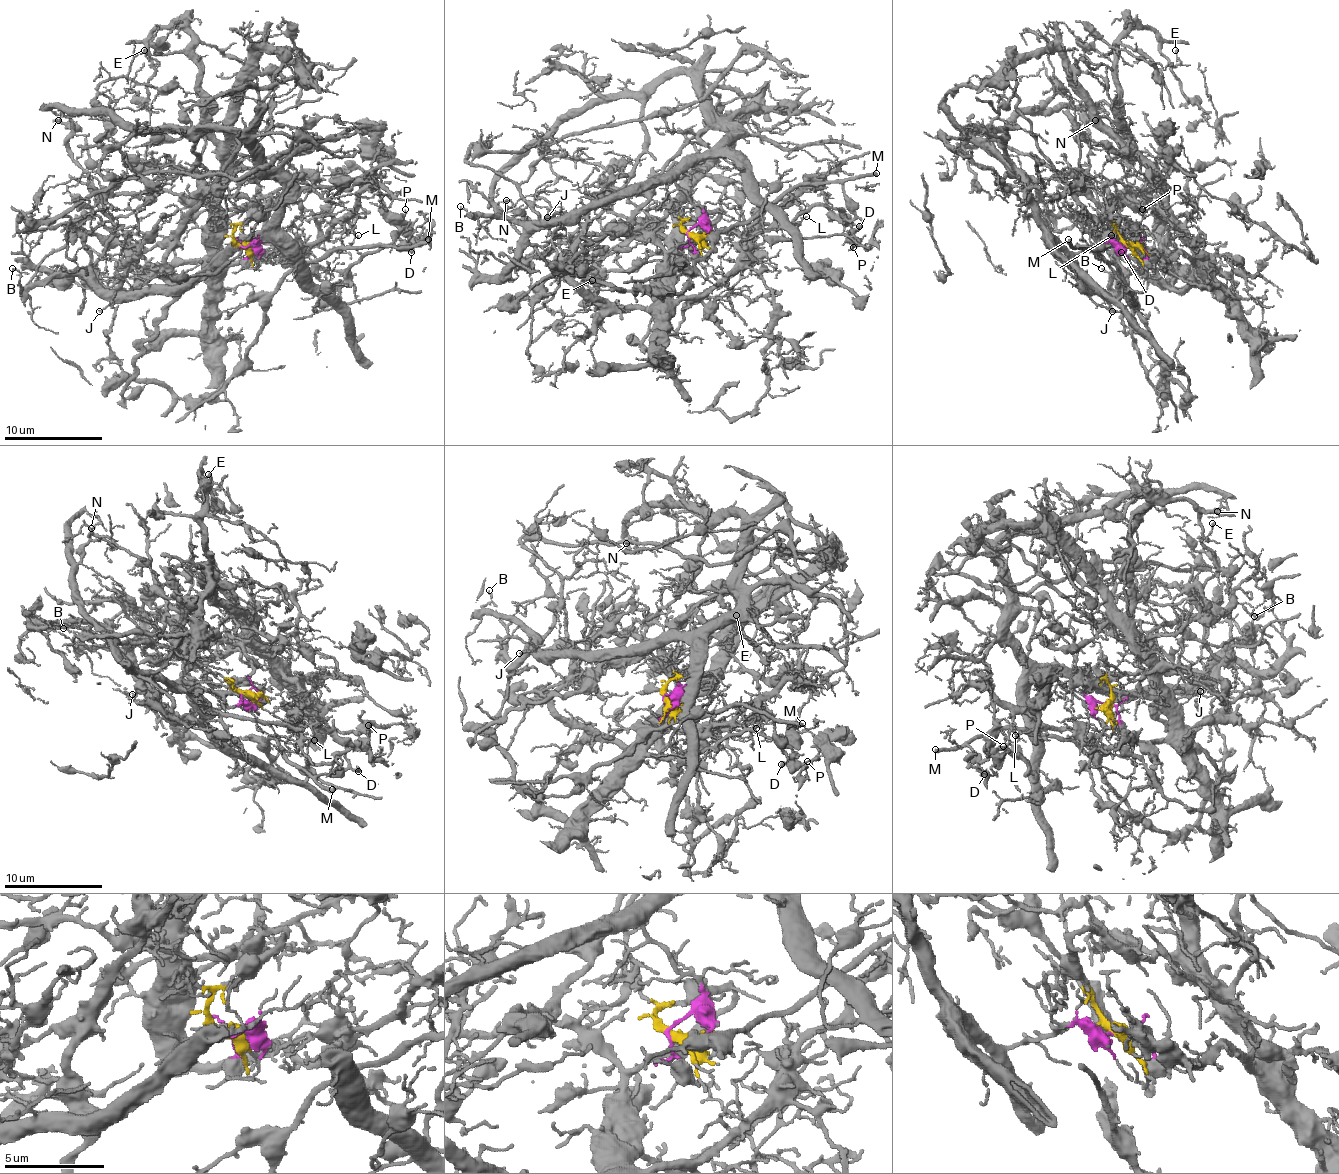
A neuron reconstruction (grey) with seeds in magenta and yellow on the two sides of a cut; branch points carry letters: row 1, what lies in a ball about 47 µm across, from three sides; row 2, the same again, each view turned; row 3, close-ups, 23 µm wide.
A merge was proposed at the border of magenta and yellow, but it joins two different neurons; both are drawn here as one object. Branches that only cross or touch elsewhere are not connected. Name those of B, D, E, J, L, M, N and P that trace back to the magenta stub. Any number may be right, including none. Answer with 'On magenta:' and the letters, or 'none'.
On magenta: B, D, J, M, N, P

